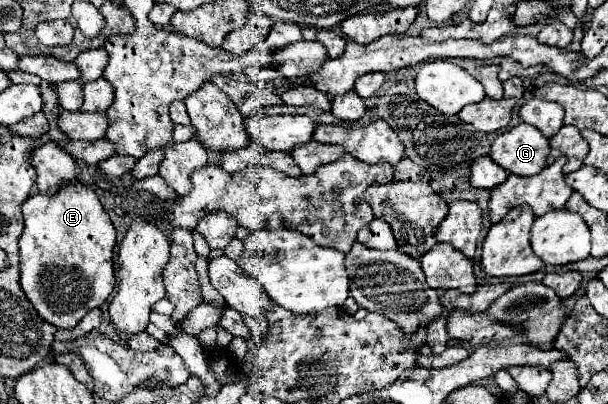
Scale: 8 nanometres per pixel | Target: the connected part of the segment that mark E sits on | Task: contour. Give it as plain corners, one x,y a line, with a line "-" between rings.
68,184
58,194
36,194
22,204
24,232
20,236
20,288
40,318
56,328
74,328
90,310
100,308
114,290
112,250
116,230
92,186

